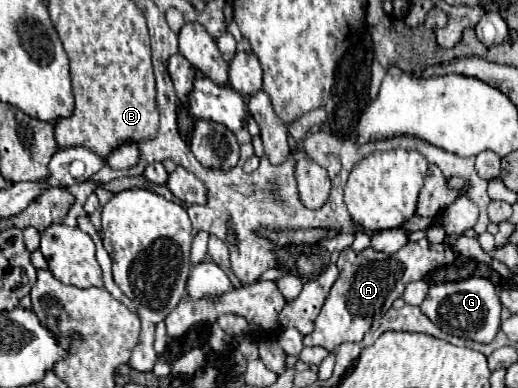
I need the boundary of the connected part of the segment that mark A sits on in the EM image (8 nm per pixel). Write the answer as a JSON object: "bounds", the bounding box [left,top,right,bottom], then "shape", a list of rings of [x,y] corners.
{"bounds":[304,239,454,351],"shape":[[[426,239],[420,241],[408,241],[400,251],[396,253],[380,253],[372,247],[354,253],[350,247],[340,251],[340,259],[336,261],[340,277],[334,283],[330,295],[326,297],[326,303],[316,319],[316,327],[312,333],[304,335],[304,345],[318,345],[326,351],[334,351],[338,345],[346,341],[362,341],[366,331],[370,329],[374,315],[384,315],[392,303],[402,297],[408,283],[422,279],[428,271],[450,265],[454,261],[452,247],[440,243],[430,245]]]}

